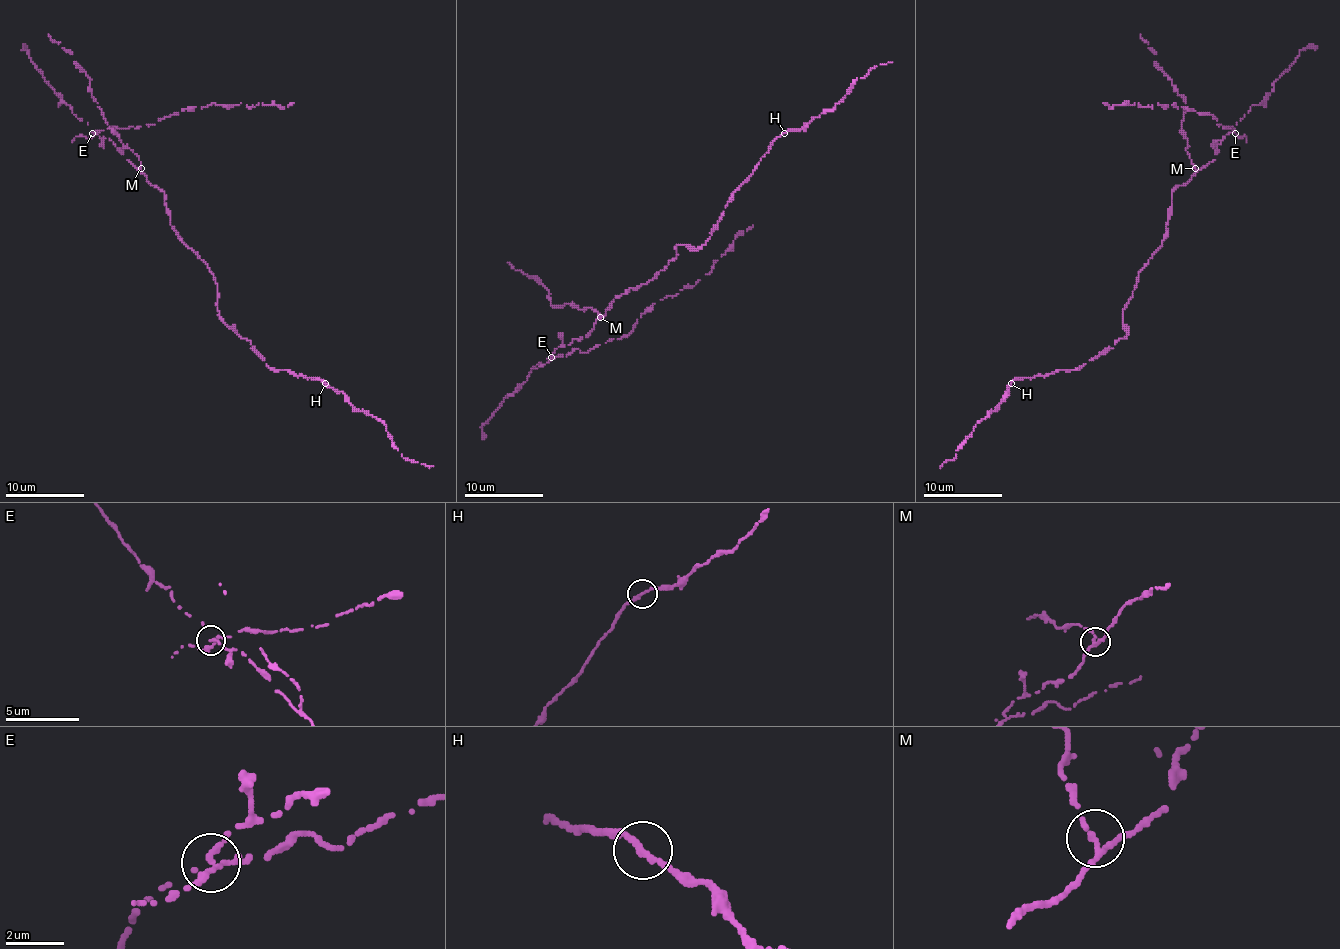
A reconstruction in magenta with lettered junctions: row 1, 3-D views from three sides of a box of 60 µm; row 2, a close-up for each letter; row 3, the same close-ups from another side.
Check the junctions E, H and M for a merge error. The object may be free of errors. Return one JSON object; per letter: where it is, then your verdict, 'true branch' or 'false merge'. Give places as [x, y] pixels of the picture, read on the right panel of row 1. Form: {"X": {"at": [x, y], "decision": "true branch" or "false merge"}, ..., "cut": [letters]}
{"E": {"at": [1235, 133], "decision": "false merge"}, "H": {"at": [1011, 383], "decision": "true branch"}, "M": {"at": [1195, 168], "decision": "true branch"}, "cut": ["E"]}

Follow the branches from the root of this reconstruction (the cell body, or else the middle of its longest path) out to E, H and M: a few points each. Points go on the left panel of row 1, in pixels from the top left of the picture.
E: (182, 240), (170, 224), (170, 211), (164, 193), (147, 179), (109, 138), (92, 132)
H: (182, 240), (213, 276), (219, 317), (229, 327), (247, 338), (272, 370), (288, 370), (325, 383)
M: (182, 240), (170, 224), (170, 211), (164, 193), (147, 179), (141, 168)

